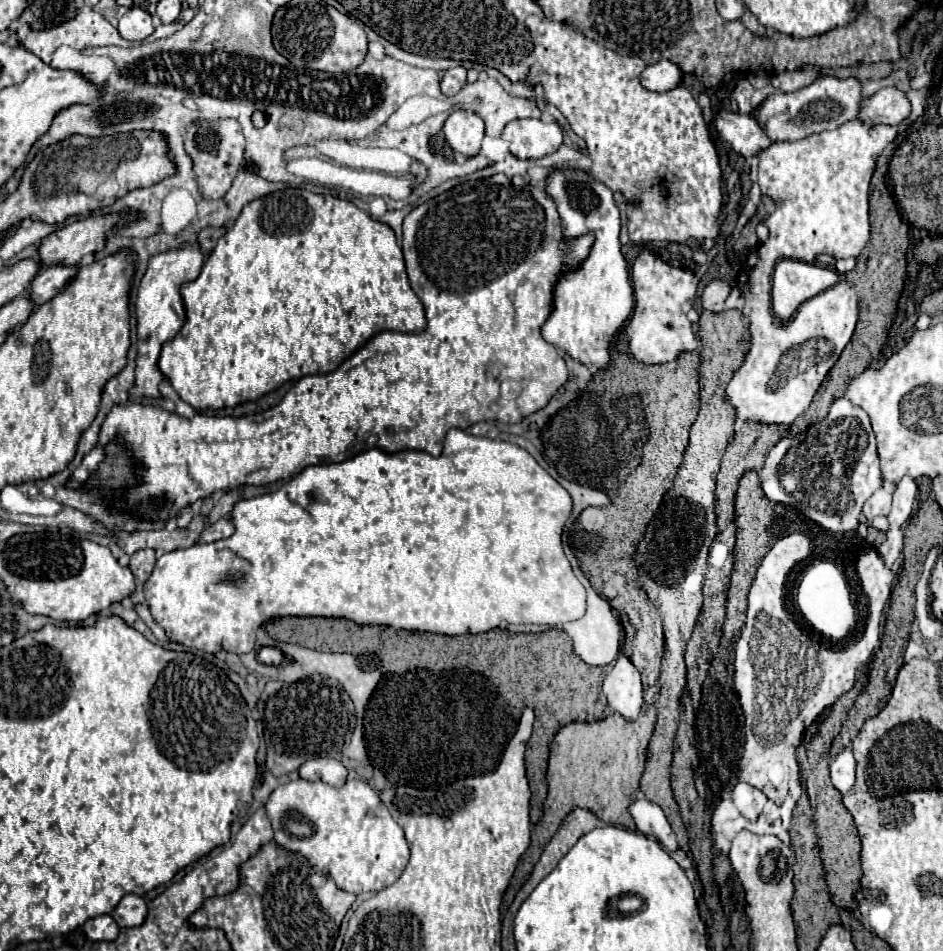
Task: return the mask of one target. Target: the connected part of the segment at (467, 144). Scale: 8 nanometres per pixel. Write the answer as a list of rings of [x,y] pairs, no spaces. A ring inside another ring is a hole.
[[[454,110],[444,122],[444,136],[452,150],[474,156],[480,152],[480,144],[484,138],[484,122],[476,112]]]

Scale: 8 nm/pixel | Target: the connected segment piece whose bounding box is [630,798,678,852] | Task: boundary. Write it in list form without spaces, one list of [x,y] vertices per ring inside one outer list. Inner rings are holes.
[[[646,798],[642,800],[636,800],[632,806],[630,806],[630,814],[636,822],[636,828],[638,832],[642,832],[644,836],[650,836],[654,840],[658,840],[658,844],[666,850],[666,852],[674,852],[678,850],[678,844],[676,844],[676,836],[662,812],[662,808]]]

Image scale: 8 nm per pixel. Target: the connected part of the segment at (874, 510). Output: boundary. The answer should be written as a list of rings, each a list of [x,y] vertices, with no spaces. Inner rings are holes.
[[[882,480],[882,488],[876,490],[864,504],[862,514],[866,516],[866,520],[872,520],[874,516],[888,516],[890,512],[890,502],[892,502],[892,494],[894,490],[886,488],[886,482]]]

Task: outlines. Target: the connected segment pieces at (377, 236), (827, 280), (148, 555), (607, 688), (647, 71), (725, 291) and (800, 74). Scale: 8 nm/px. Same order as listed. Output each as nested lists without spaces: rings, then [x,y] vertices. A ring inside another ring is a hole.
[[[286,188],[280,192],[272,192],[268,196],[262,196],[258,200],[252,200],[242,208],[242,214],[238,220],[228,228],[228,232],[218,240],[216,248],[208,256],[208,260],[202,266],[200,276],[194,282],[188,282],[182,286],[182,300],[186,308],[186,322],[180,328],[180,332],[162,344],[162,352],[158,358],[160,372],[168,378],[172,388],[178,392],[180,400],[190,404],[194,410],[218,410],[228,406],[238,406],[248,400],[256,400],[262,394],[278,388],[280,384],[288,380],[298,380],[302,376],[310,374],[328,374],[334,372],[348,356],[352,356],[362,344],[366,344],[374,334],[382,330],[394,330],[394,332],[422,332],[426,328],[424,308],[418,296],[412,292],[406,268],[404,268],[404,256],[402,248],[396,242],[394,230],[370,218],[364,210],[356,208],[348,200],[334,198],[330,194],[314,194],[304,188]]]
[[[780,260],[774,270],[772,308],[780,320],[788,320],[792,312],[816,294],[832,288],[840,280],[838,272],[800,260]]]
[[[138,550],[130,556],[130,566],[128,568],[132,570],[132,574],[138,580],[146,582],[150,578],[152,570],[154,570],[154,564],[156,564],[156,552],[154,550]]]
[[[624,654],[618,656],[618,660],[616,660],[614,668],[608,672],[601,690],[601,695],[605,696],[606,701],[608,698],[608,711],[605,718],[608,718],[610,714],[624,716],[626,720],[638,718],[638,712],[644,704],[640,672],[634,668],[634,664]]]
[[[660,60],[656,64],[650,64],[640,74],[640,84],[648,90],[654,90],[654,92],[672,90],[680,84],[680,80],[682,80],[680,68],[668,60]]]
[[[720,278],[712,280],[702,292],[702,308],[708,310],[708,312],[722,312],[724,310],[724,302],[730,296],[730,292],[732,292],[732,286],[728,282],[724,282]]]
[[[800,68],[800,70],[794,70],[794,72],[782,72],[782,74],[776,74],[770,84],[776,88],[776,90],[782,90],[782,92],[792,92],[792,90],[798,90],[802,86],[808,86],[812,80],[818,78],[818,68]]]

